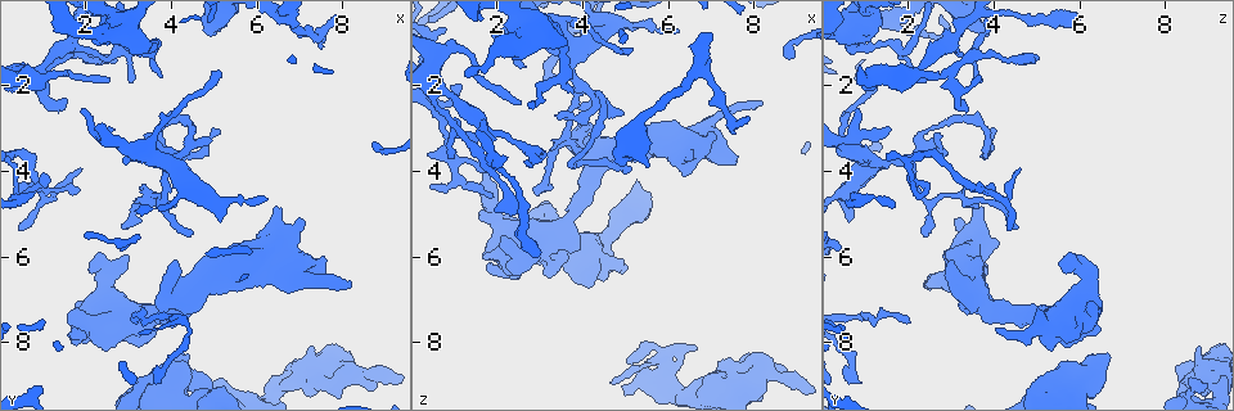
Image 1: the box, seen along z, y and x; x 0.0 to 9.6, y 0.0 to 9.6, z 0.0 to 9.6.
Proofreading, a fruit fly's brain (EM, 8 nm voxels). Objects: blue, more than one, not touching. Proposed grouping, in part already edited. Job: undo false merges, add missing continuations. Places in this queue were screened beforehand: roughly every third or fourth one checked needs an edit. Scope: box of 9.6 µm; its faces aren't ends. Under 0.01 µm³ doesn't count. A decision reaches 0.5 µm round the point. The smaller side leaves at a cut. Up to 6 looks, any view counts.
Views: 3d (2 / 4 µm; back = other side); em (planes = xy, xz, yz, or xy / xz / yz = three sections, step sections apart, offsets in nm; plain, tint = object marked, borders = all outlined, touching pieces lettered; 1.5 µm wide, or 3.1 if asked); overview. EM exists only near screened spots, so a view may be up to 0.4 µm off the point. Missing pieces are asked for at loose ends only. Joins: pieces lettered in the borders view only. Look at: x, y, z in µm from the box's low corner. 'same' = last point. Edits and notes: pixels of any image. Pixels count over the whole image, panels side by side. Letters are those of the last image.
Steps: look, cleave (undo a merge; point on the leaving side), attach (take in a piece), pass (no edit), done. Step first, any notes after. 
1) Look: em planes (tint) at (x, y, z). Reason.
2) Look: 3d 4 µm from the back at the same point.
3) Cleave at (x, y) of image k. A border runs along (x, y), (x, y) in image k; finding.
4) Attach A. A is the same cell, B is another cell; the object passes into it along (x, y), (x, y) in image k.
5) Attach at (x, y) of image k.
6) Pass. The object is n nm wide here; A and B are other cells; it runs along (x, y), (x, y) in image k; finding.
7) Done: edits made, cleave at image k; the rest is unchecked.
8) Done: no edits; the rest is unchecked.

Look: em planes (borders) at (5.15, 5.15, 0.65).

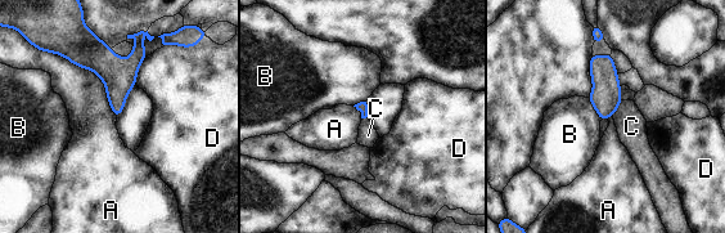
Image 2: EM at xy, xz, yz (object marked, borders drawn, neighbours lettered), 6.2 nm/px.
Attach C. C is the same cell, A, B and D are other cells; the object passes into it along (606, 97), (617, 107), (631, 126) in image 2; it goes on there.

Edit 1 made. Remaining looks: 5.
Look: overview. Redraw.

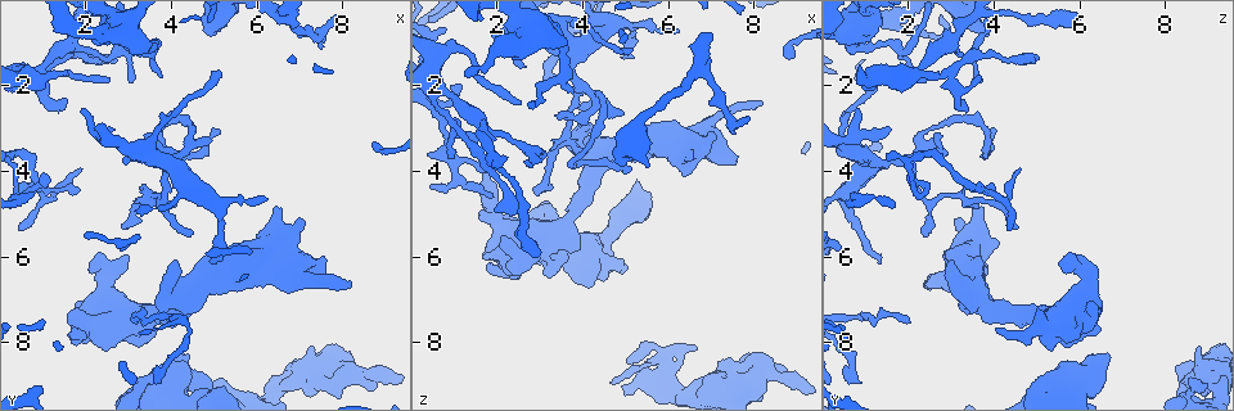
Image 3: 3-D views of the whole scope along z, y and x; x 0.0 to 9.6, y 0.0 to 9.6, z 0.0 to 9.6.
Look: 3d 2 µm from the back at (4.95, 0.80, 3.85). Branch stops here.

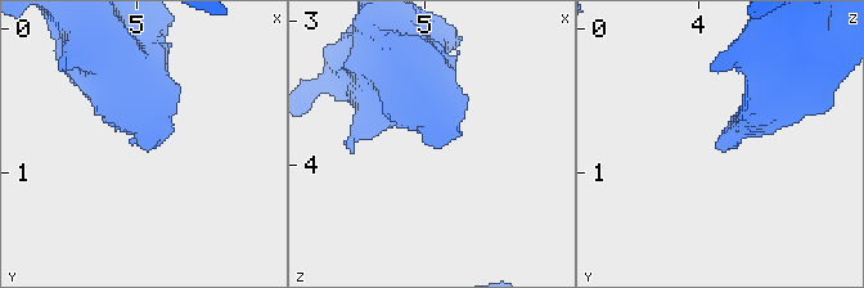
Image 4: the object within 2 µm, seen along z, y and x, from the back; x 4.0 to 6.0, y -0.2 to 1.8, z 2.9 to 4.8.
Look: em planes (borders) at (4.98, 0.82, 3.88). Need the tissue.

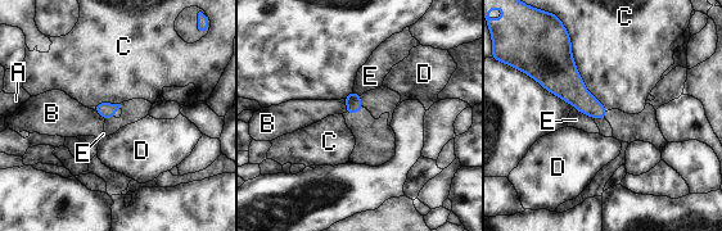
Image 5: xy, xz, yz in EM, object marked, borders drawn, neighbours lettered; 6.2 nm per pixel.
Pass. The longest contact is with C, 550 nm; A, B, C, D and E are other cells; a border runs along (568, 34), (583, 85), (607, 111) in image 5; no lettered piece goes on from it.

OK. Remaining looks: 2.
Look: em planes (plain) at (4.75, 8.95, 6.20). Sudden change in width.

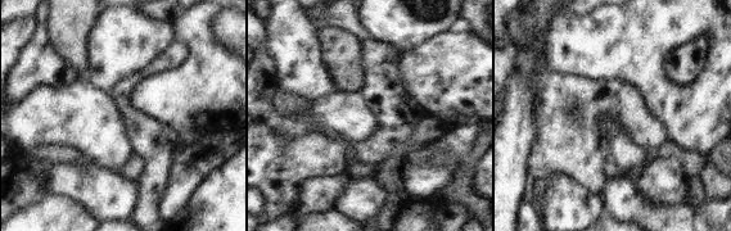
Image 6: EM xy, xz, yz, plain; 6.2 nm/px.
Look: em planes (borders) at the same point. What lies round it.

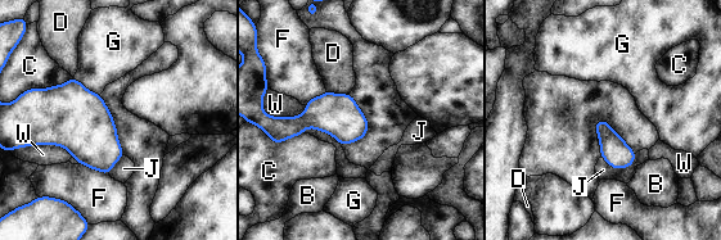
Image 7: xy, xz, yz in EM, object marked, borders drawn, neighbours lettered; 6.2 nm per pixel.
Pass. The object is 260 nm wide here; B, C, D, F, G, J and W are other cells; one cell here.

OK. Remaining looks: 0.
Done: edits made, attach at image 2; the rest is unchecked.

